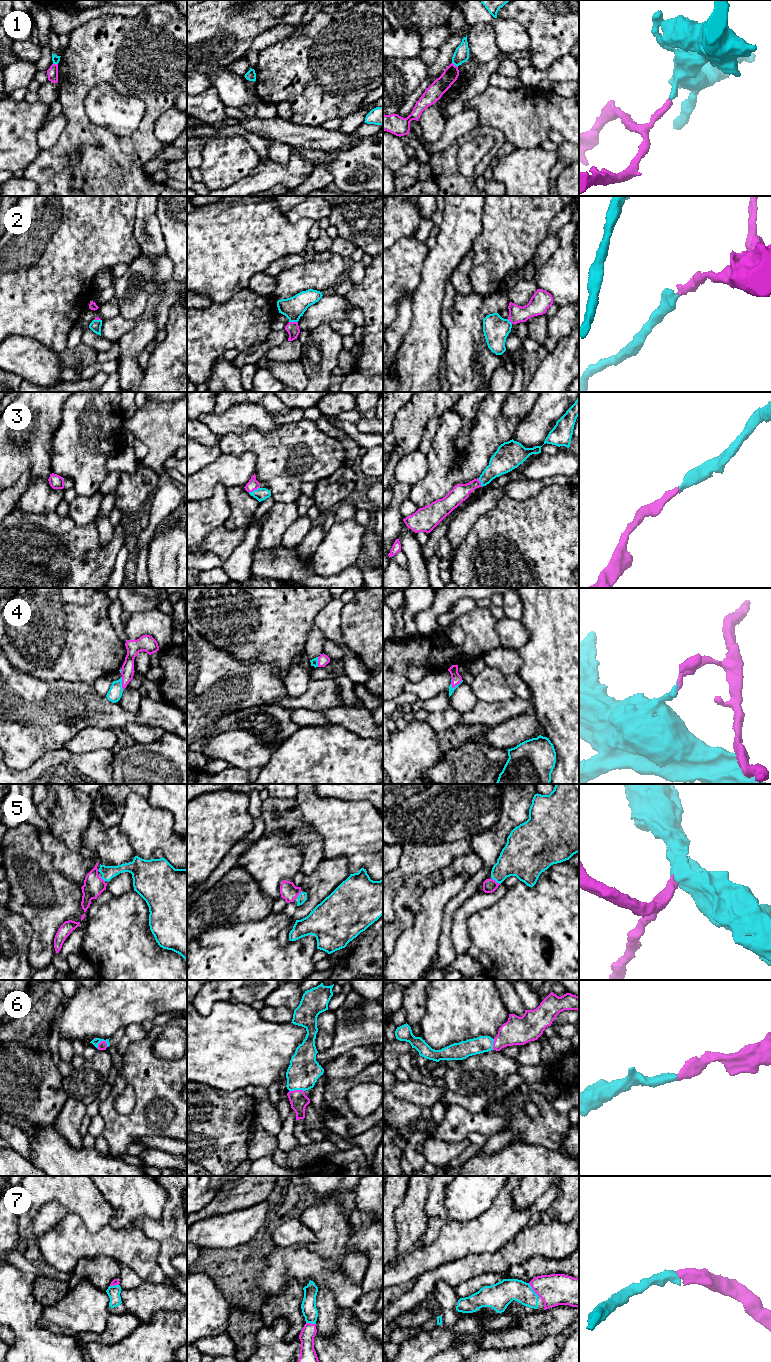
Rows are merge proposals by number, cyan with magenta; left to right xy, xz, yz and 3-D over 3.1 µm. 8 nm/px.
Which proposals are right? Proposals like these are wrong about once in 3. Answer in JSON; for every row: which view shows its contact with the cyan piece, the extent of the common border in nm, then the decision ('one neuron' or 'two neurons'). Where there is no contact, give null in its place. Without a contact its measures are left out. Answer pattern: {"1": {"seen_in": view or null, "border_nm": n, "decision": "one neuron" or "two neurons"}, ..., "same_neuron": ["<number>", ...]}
{"1": {"seen_in": "yz", "border_nm": 60, "decision": "two neurons"}, "2": {"seen_in": "xz", "border_nm": 70, "decision": "one neuron"}, "3": {"seen_in": "xz", "border_nm": 100, "decision": "one neuron"}, "4": {"seen_in": "yz", "border_nm": 110, "decision": "one neuron"}, "5": {"seen_in": "yz", "border_nm": 80, "decision": "one neuron"}, "6": {"seen_in": "xy", "border_nm": 100, "decision": "one neuron"}, "7": {"seen_in": "yz", "border_nm": 140, "decision": "one neuron"}, "same_neuron": ["2", "3", "4", "5", "6", "7"]}

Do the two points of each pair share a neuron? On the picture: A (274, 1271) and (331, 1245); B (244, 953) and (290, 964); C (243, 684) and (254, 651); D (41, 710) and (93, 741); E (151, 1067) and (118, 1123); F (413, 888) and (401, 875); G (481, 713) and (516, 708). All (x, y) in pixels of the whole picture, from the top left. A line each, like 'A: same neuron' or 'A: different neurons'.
A: different neurons
B: same neuron
C: different neurons
D: different neurons
E: same neuron
F: different neurons
G: same neuron

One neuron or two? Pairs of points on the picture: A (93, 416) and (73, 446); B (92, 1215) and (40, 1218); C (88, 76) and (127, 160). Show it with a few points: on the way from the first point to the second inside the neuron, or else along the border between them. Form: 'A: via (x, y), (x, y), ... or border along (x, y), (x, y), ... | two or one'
A: via (92, 423), (91, 428), (80, 439) | one
B: border along (45, 1202), (57, 1201), (68, 1211) | two
C: via (78, 99), (78, 118), (104, 144) | one

